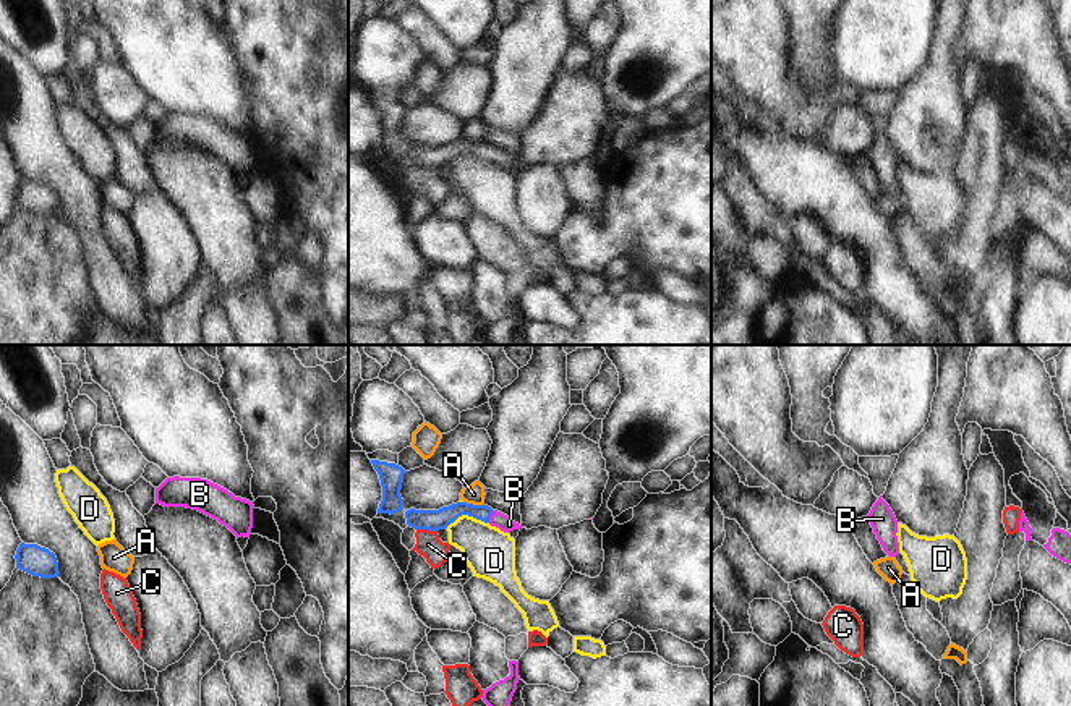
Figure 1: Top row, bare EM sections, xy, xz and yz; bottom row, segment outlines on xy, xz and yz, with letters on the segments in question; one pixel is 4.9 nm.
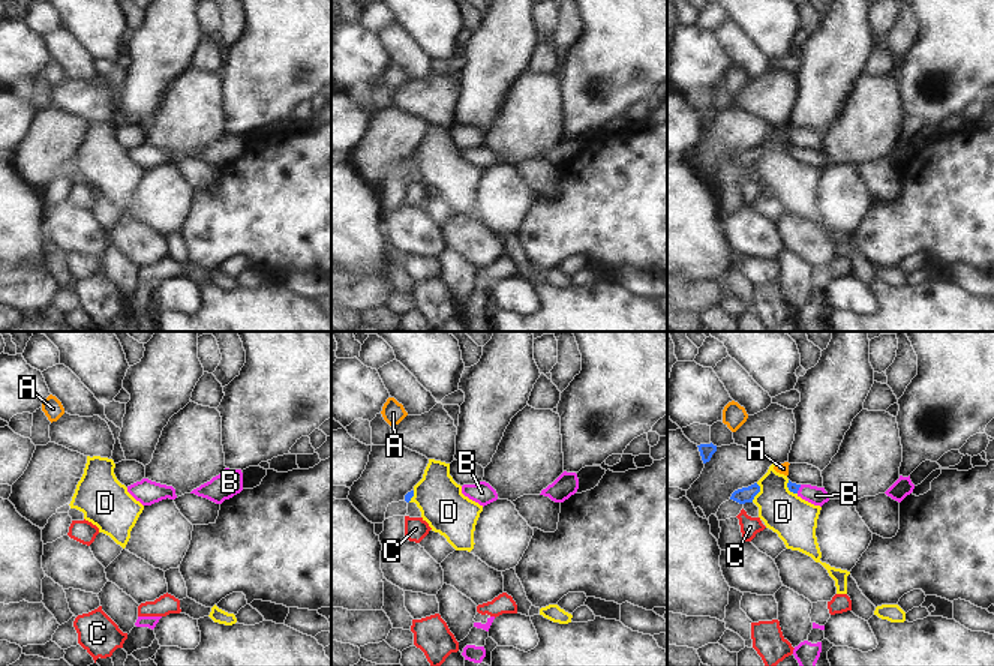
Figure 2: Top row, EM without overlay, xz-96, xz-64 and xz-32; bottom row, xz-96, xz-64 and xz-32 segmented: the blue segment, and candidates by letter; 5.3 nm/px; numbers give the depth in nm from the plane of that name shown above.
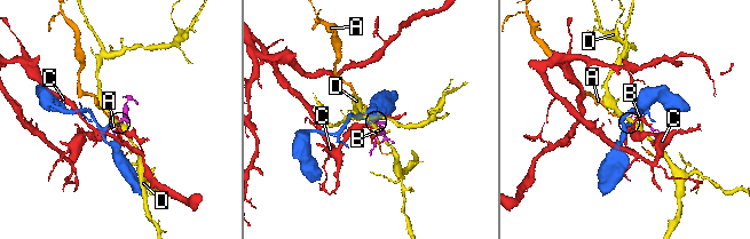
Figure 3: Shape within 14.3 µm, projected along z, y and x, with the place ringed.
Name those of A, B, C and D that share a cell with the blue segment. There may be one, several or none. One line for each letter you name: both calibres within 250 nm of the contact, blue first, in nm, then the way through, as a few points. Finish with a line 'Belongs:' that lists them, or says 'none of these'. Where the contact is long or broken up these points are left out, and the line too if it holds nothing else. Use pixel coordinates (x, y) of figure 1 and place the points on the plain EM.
B: 100/80 nm | across xz (441, 156), (454, 148), (490, 154), (499, 157)
Belongs: B

